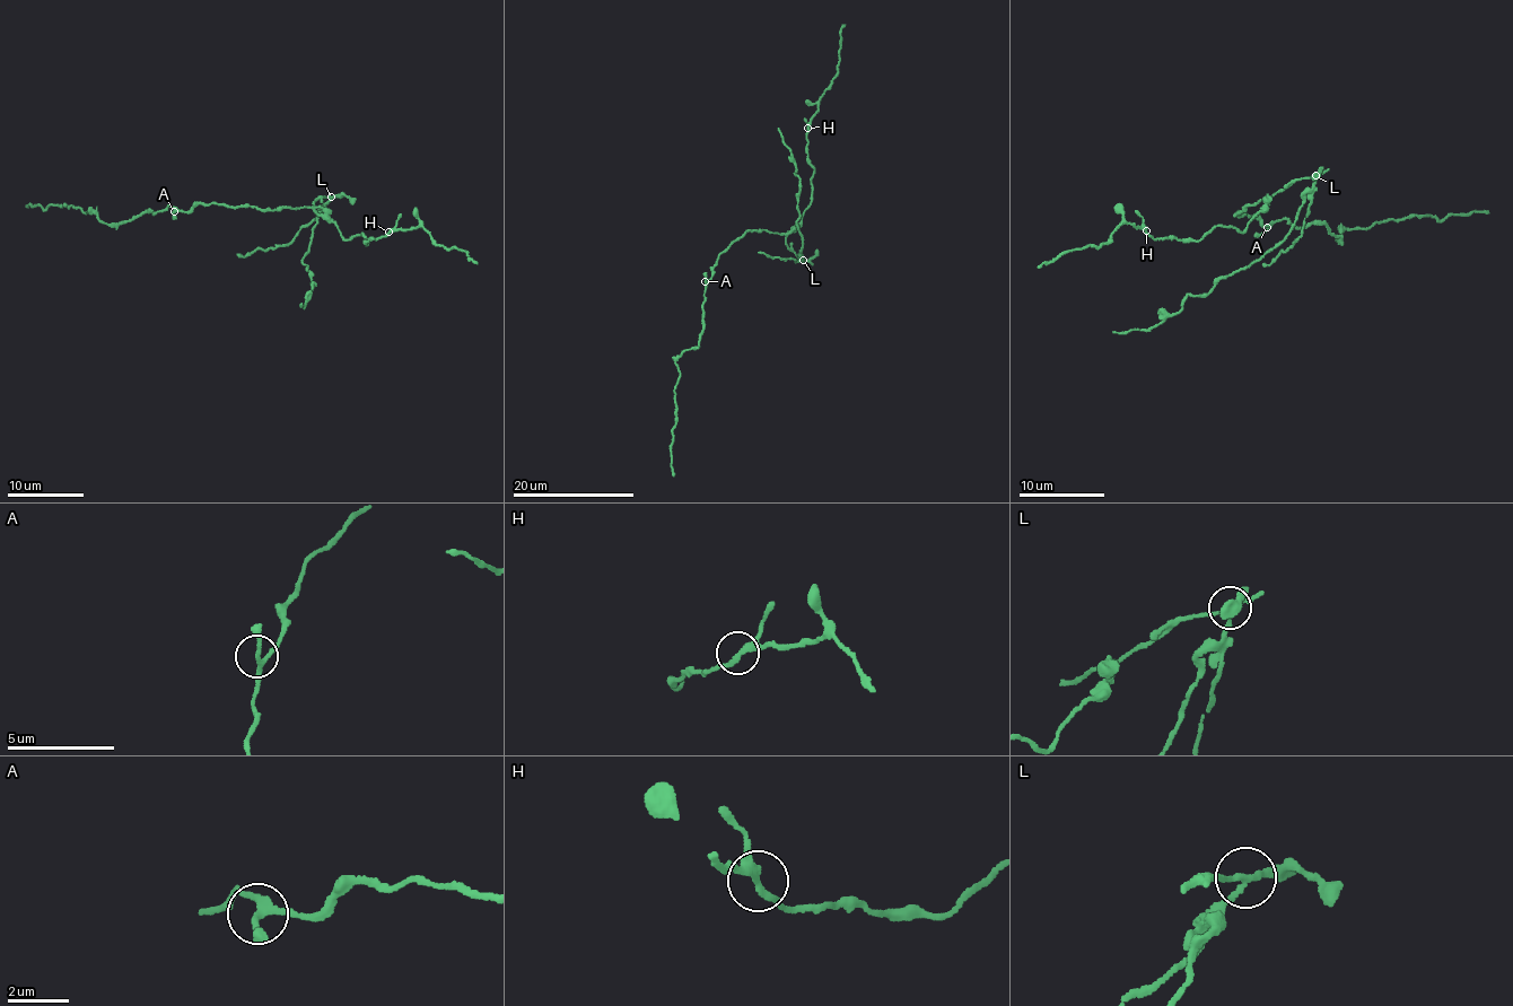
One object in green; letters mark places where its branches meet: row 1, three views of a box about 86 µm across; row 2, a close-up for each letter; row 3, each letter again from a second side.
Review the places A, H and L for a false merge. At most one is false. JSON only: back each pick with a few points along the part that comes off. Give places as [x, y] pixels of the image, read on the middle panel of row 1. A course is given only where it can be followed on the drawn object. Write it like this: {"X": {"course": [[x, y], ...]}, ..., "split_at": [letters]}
{"L": {"course": [[803, 260], [797, 225], [798, 178], [777, 129]]}, "split_at": ["L"]}

